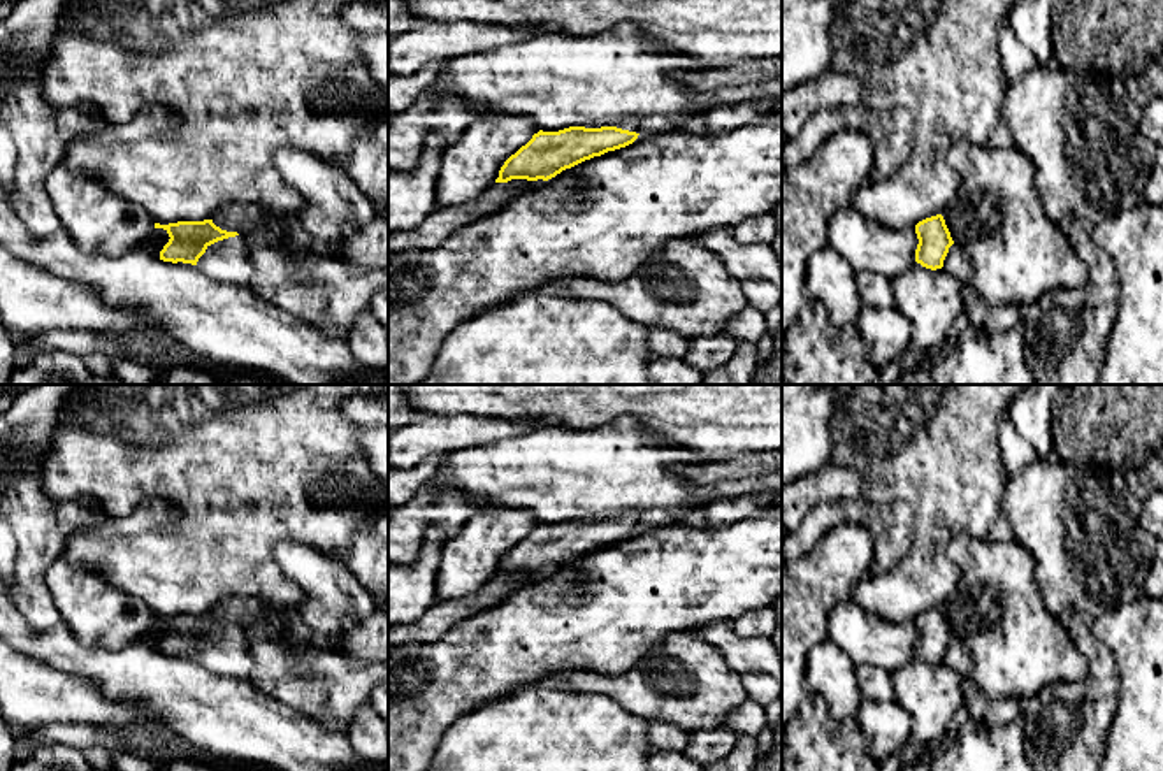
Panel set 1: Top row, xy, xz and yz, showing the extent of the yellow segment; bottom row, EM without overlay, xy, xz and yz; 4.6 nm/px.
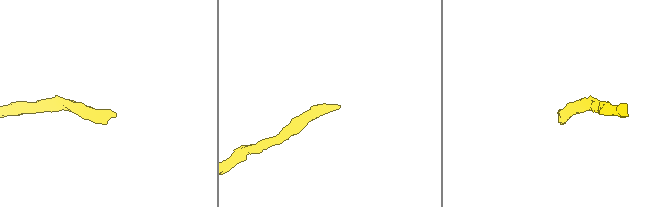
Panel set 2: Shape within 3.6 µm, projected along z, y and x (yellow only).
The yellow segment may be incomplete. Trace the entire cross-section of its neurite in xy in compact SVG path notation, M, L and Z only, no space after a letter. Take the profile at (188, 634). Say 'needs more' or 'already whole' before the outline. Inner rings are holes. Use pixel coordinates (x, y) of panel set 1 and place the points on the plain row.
needs more; M213 613L155 616L155 622L163 622L170 630L160 653L191 657L214 673L249 680L253 657L246 629L221 623Z

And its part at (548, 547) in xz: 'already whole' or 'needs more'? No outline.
needs more

